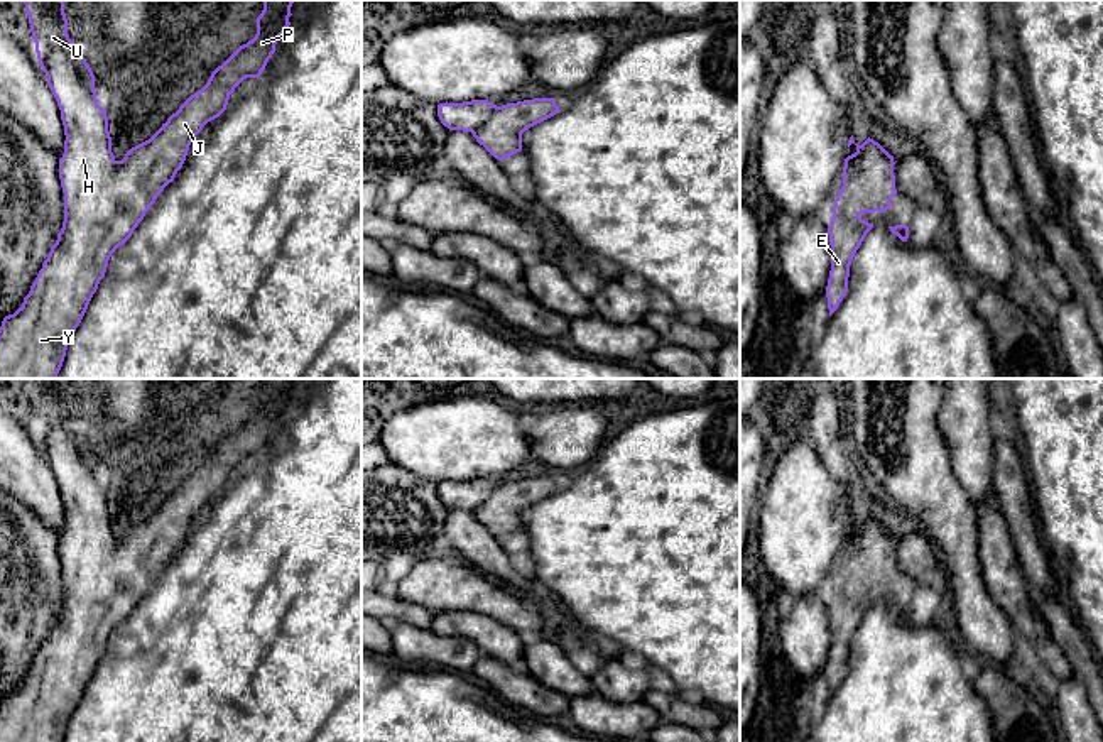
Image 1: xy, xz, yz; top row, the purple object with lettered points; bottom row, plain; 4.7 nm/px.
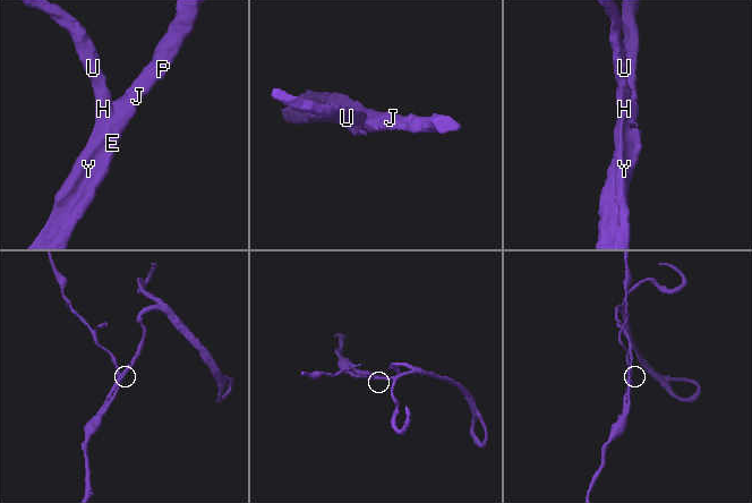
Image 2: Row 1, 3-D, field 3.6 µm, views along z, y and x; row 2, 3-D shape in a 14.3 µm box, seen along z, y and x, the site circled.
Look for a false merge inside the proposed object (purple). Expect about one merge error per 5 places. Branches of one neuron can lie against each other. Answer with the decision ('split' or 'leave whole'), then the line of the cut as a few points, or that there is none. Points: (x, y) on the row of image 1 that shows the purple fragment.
leave whole | no cut

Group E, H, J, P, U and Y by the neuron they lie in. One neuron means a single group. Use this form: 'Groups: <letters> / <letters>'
Groups: E H J P U Y

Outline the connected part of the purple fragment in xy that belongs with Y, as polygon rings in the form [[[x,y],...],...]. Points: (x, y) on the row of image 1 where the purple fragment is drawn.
[[[24,0],[24,3],[37,59],[64,125],[64,154],[59,159],[64,221],[22,306],[2,321],[0,379],[56,379],[71,336],[105,277],[111,254],[132,237],[157,196],[174,181],[191,142],[208,122],[226,110],[235,88],[243,79],[262,74],[275,52],[279,37],[291,25],[294,0],[264,0],[255,37],[218,66],[199,91],[191,95],[149,140],[132,147],[122,161],[117,161],[111,152],[108,117],[96,101],[95,74],[68,35],[64,0]]]

